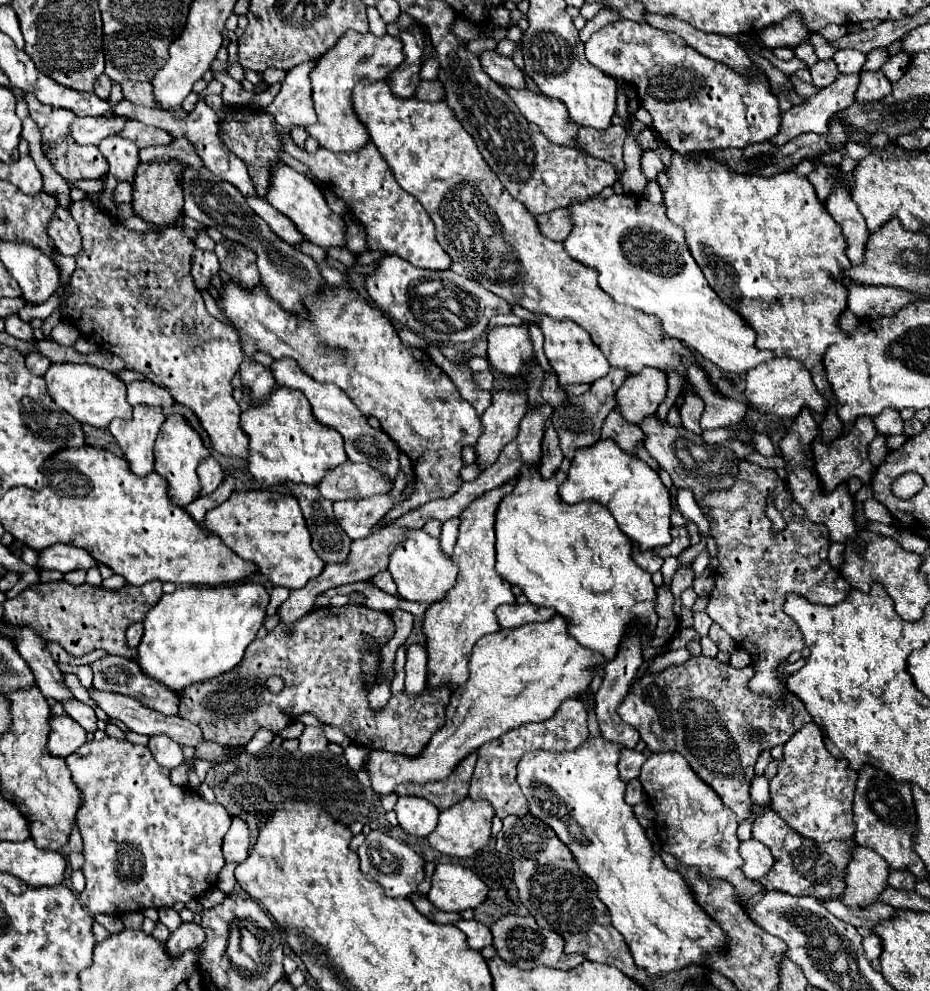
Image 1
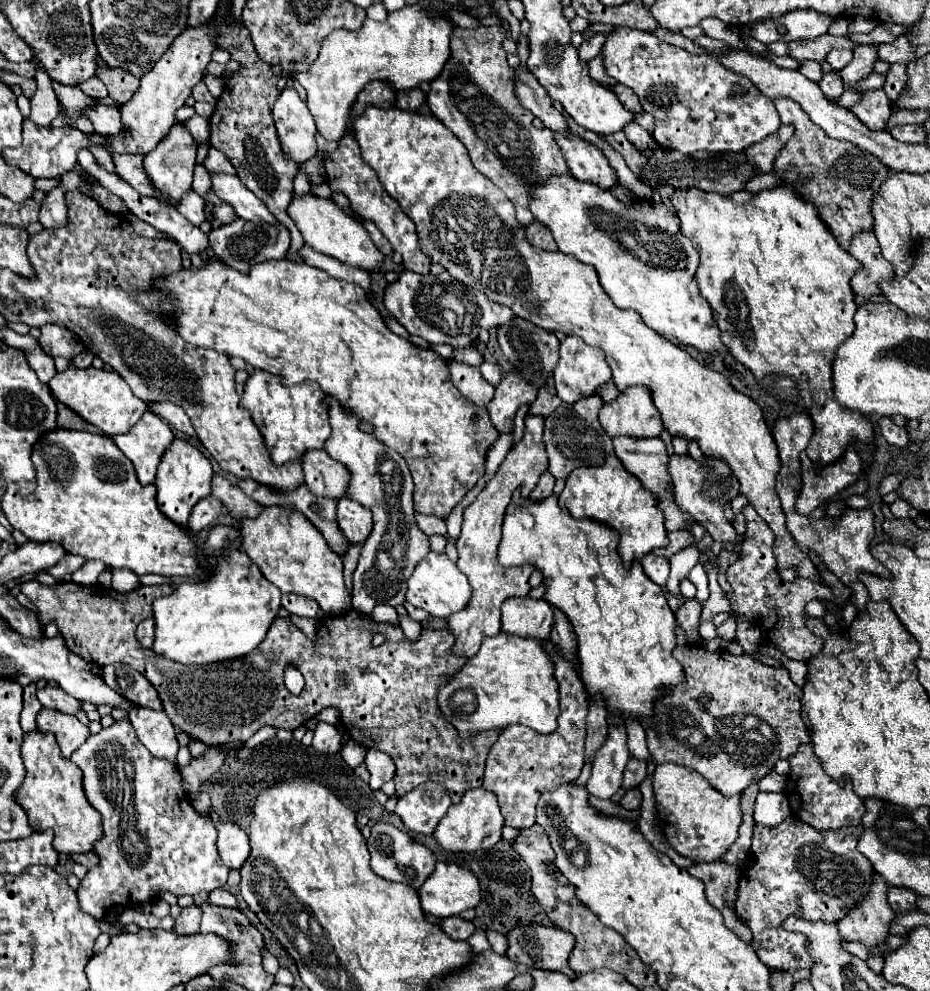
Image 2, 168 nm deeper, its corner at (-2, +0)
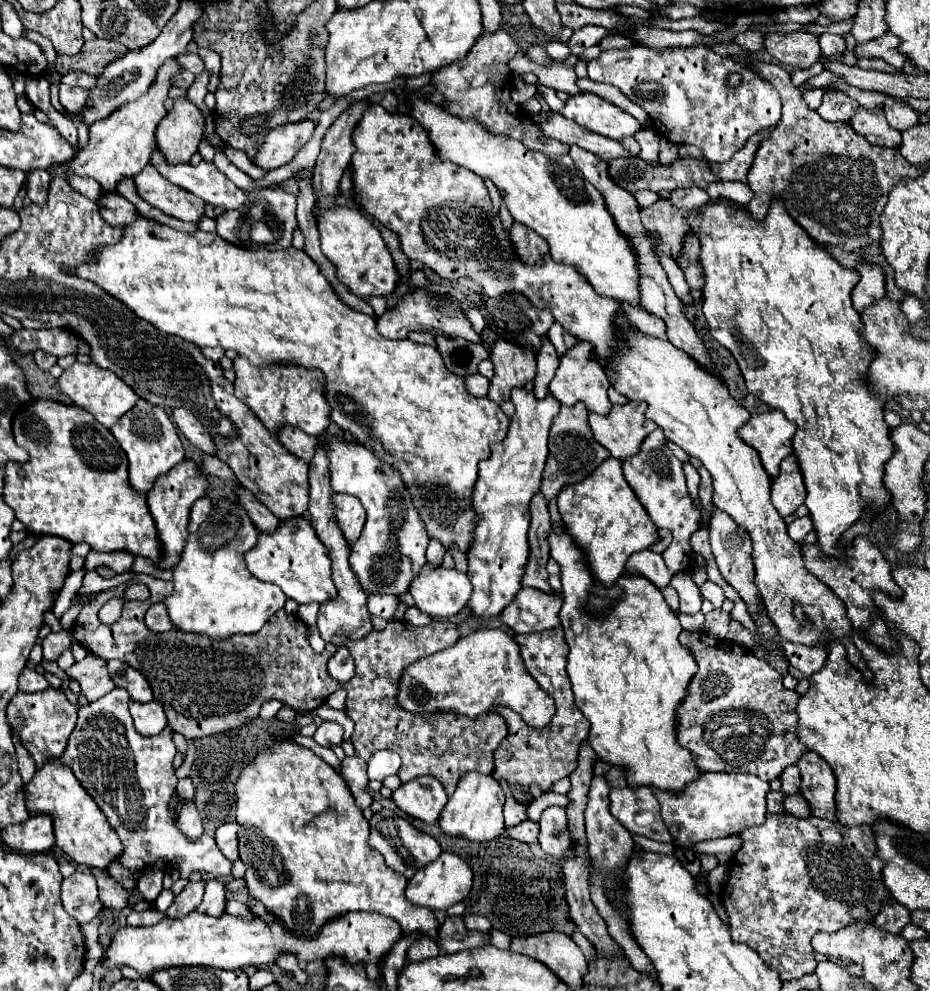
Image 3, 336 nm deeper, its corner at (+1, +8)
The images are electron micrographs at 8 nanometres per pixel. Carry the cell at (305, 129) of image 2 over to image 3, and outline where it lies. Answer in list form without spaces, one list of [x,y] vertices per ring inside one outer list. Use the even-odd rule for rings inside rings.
[[[302,120],[298,124],[282,124],[280,128],[272,128],[272,132],[266,136],[266,142],[260,146],[258,156],[254,158],[254,164],[274,170],[284,164],[288,164],[296,152],[310,140],[314,132],[312,120]]]

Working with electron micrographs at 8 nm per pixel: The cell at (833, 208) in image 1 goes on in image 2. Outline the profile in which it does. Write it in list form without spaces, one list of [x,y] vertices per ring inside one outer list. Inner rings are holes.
[[[861,232],[851,240],[849,254],[861,262],[861,270],[851,280],[851,290],[855,296],[861,296],[865,300],[871,300],[881,294],[879,282],[891,280],[893,268],[891,264],[881,256],[879,242],[873,236],[873,232]]]

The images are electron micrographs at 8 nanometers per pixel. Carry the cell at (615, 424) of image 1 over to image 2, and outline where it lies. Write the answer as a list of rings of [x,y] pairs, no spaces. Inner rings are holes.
[[[615,438],[615,454],[617,458],[623,462],[623,466],[635,476],[639,478],[643,490],[651,492],[657,498],[657,506],[659,510],[665,514],[665,528],[667,532],[675,532],[675,530],[689,530],[689,524],[695,522],[695,518],[691,514],[687,514],[683,508],[677,506],[675,502],[675,494],[673,494],[673,482],[669,476],[669,456],[667,456],[667,448],[663,444],[661,438]]]

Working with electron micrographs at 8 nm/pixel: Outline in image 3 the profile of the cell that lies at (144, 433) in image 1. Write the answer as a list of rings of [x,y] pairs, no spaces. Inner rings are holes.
[[[140,400],[128,414],[124,414],[110,428],[110,432],[114,434],[114,438],[120,442],[122,450],[128,456],[130,484],[138,492],[146,494],[160,474],[166,474],[172,466],[176,466],[184,458],[184,448],[172,420],[162,408],[148,404],[146,400]]]

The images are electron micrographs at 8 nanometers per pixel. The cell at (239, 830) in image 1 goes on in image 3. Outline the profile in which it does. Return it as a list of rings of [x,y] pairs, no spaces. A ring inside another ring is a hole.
[[[236,822],[222,824],[216,830],[216,844],[218,844],[220,852],[232,862],[238,860],[238,832],[240,832],[240,824],[236,824]]]

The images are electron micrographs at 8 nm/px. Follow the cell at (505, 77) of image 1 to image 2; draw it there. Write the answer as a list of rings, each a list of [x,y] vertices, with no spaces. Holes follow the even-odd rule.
[[[523,64],[515,76],[515,86],[517,86],[517,96],[519,96],[521,104],[529,112],[533,112],[543,122],[545,128],[549,128],[551,132],[567,134],[565,116],[553,108],[553,102],[551,102],[549,94],[545,92],[545,88],[537,82],[535,76],[531,76],[531,72],[525,70]]]

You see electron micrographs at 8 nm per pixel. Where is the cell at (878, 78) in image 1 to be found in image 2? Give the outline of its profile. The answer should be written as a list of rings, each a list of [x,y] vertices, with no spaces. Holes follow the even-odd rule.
[[[869,90],[869,92],[863,92],[861,102],[851,106],[851,112],[869,130],[885,130],[893,108],[891,108],[891,102],[883,90]]]

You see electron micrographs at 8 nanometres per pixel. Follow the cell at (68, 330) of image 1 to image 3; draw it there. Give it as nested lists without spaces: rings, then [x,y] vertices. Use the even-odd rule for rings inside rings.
[[[72,364],[58,378],[58,386],[62,394],[66,394],[76,406],[90,412],[106,428],[112,428],[120,420],[120,416],[124,416],[140,400],[136,392],[128,388],[128,384],[124,384],[114,372],[108,372],[96,364]]]

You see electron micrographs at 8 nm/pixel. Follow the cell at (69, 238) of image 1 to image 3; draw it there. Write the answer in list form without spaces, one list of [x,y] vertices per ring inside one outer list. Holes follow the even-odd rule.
[[[34,170],[26,176],[26,184],[28,184],[28,198],[34,204],[46,204],[48,200],[48,184],[50,184],[52,176],[46,170]]]

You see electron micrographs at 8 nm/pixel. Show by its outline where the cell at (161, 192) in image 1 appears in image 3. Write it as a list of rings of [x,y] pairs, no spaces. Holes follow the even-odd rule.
[[[178,98],[174,100],[172,112],[168,112],[156,128],[156,148],[162,152],[168,164],[184,164],[192,158],[192,154],[198,152],[198,142],[202,138],[202,132],[204,132],[204,118],[200,110],[190,100]]]

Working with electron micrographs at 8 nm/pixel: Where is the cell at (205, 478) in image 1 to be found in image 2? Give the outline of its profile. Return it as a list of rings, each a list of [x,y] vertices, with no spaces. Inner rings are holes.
[[[221,474],[213,476],[213,496],[225,504],[235,522],[245,518],[257,518],[263,510],[259,502],[251,500],[237,484],[231,484]]]

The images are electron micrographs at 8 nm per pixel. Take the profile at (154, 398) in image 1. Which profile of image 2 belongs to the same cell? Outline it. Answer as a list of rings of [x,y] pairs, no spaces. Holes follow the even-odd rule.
[[[149,404],[149,408],[151,408],[155,414],[159,414],[169,426],[173,426],[173,428],[177,428],[179,432],[187,434],[189,438],[197,438],[195,428],[193,428],[191,420],[187,418],[187,414],[183,412],[183,408],[175,406],[175,404]]]

